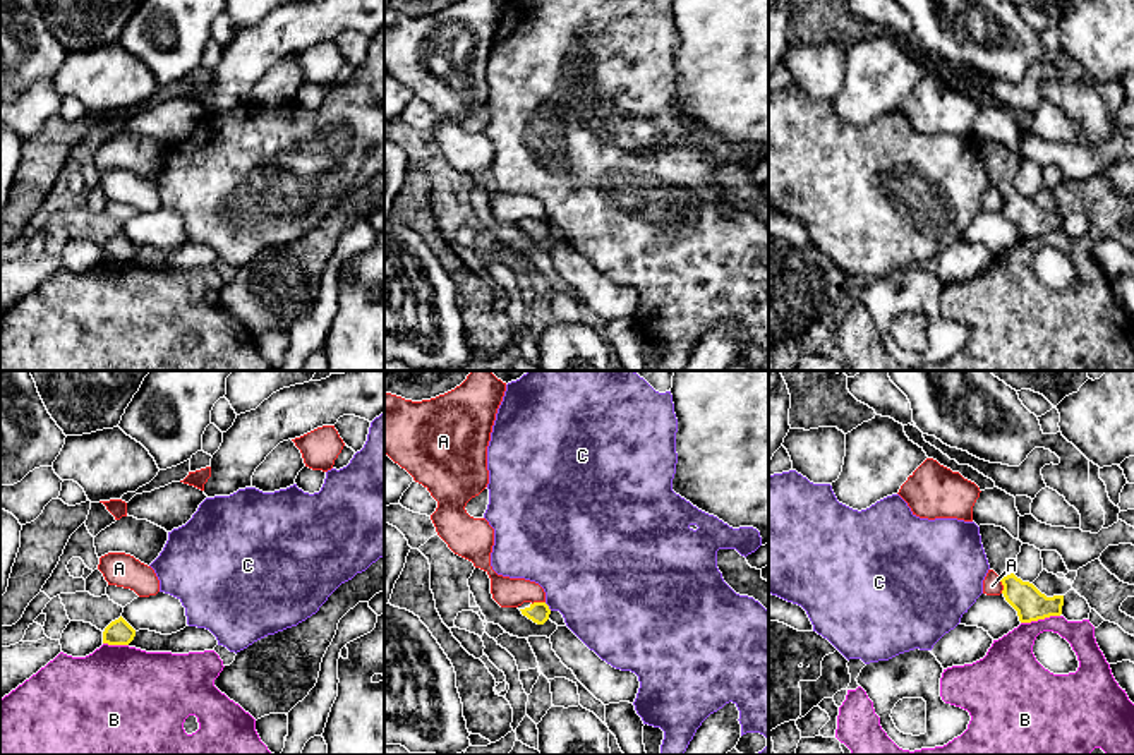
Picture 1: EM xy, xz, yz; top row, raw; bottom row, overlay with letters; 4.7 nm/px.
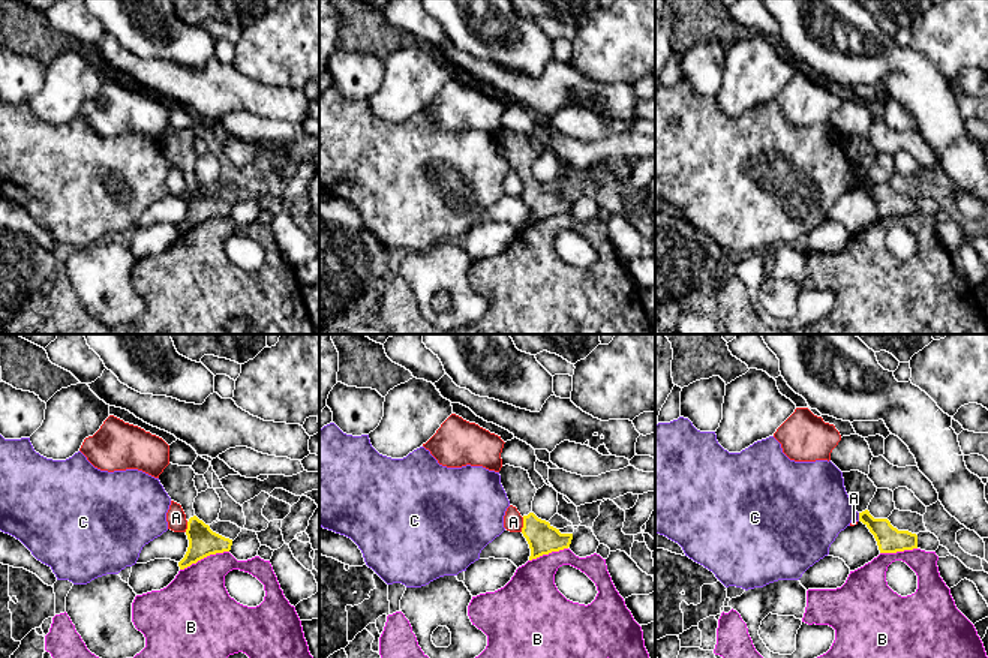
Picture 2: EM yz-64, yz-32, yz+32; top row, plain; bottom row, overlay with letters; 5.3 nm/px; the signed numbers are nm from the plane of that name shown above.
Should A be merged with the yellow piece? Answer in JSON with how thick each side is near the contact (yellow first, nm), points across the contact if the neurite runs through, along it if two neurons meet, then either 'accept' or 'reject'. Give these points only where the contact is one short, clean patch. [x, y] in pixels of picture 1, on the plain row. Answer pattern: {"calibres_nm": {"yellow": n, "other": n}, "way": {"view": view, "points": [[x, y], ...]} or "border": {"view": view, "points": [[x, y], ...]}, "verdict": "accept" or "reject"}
{"calibres_nm": {"yellow": 150, "other": 90}, "border": {"view": "yz", "points": [[999, 194], [1002, 208]]}, "verdict": "reject"}

